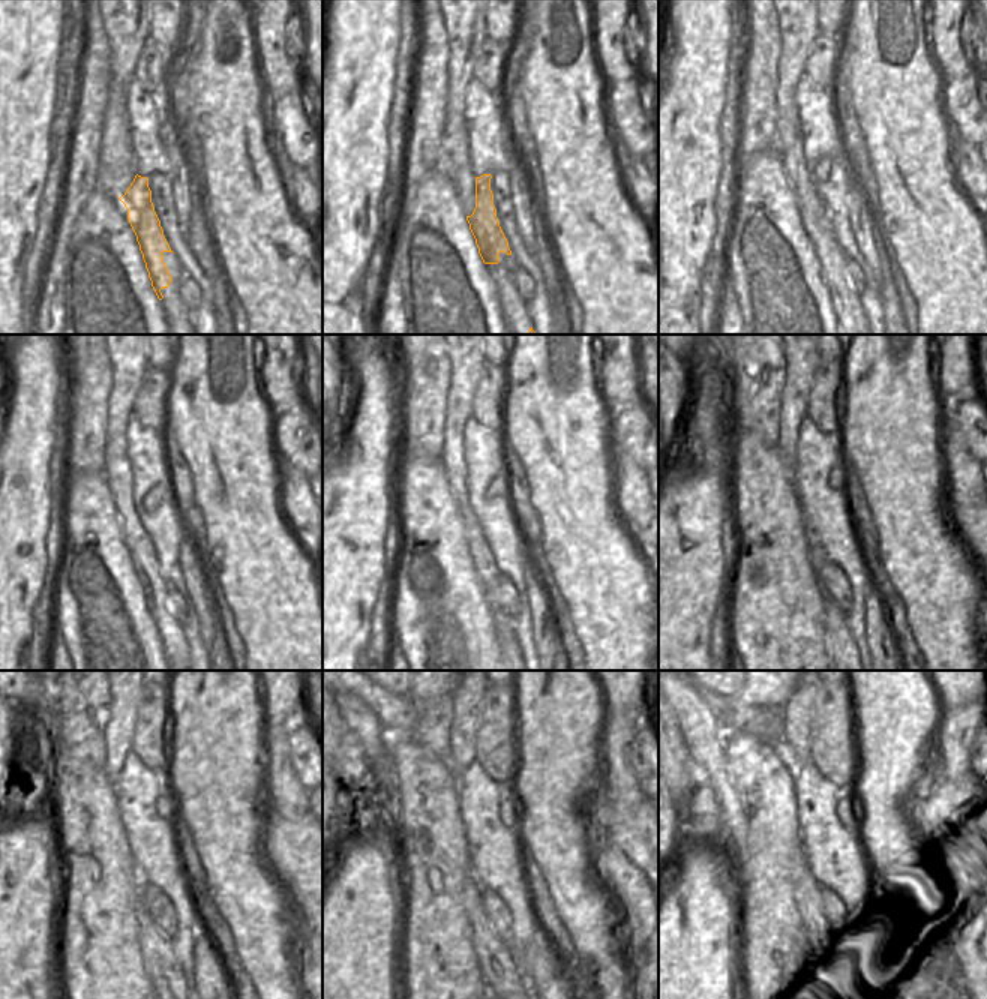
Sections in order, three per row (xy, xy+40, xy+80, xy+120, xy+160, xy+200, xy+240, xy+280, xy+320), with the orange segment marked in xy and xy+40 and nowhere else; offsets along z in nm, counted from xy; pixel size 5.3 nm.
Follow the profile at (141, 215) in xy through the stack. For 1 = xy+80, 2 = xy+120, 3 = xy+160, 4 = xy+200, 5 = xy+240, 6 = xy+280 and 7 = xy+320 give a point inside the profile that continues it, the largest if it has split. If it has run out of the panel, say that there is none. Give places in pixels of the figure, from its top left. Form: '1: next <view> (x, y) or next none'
1: next xy+80 (822, 168)
2: next xy+120 (162, 492)
3: next xy+160 (498, 488)
4: next xy+200 (837, 477)
5: next xy+240 (167, 806)
6: next xy+280 (509, 807)
7: next xy+320 (848, 807)

